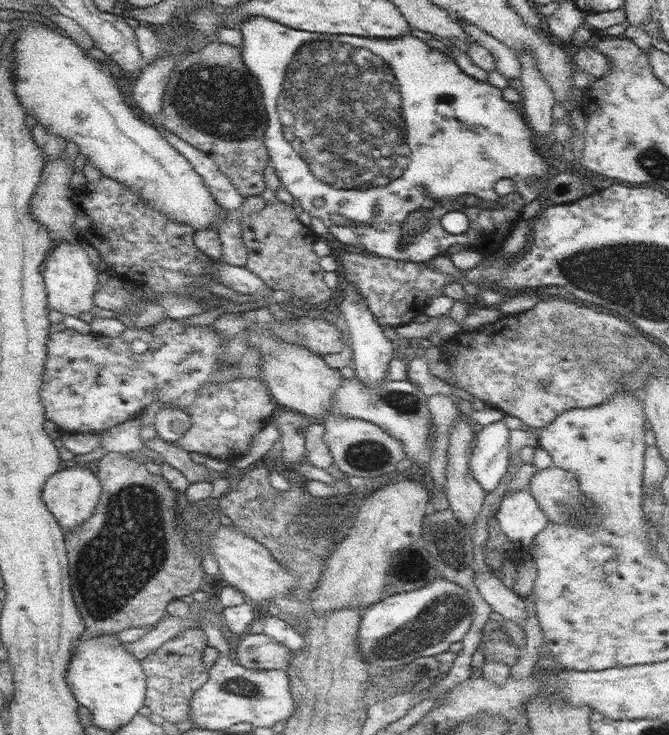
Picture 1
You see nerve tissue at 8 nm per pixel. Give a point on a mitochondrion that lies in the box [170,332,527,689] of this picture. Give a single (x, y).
(442, 612)

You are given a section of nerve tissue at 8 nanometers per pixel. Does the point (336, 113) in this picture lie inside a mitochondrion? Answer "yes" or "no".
yes

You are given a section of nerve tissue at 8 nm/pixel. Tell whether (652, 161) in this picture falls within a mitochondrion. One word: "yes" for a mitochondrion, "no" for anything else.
yes

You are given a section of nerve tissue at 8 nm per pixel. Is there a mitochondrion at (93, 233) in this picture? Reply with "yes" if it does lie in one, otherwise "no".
no

